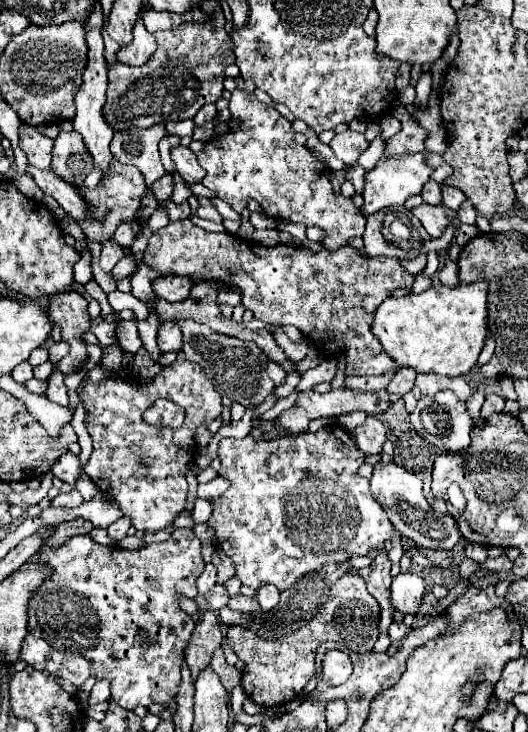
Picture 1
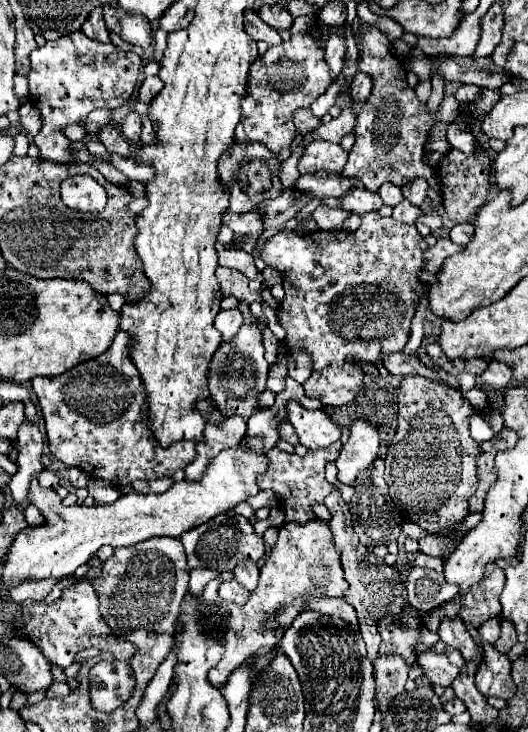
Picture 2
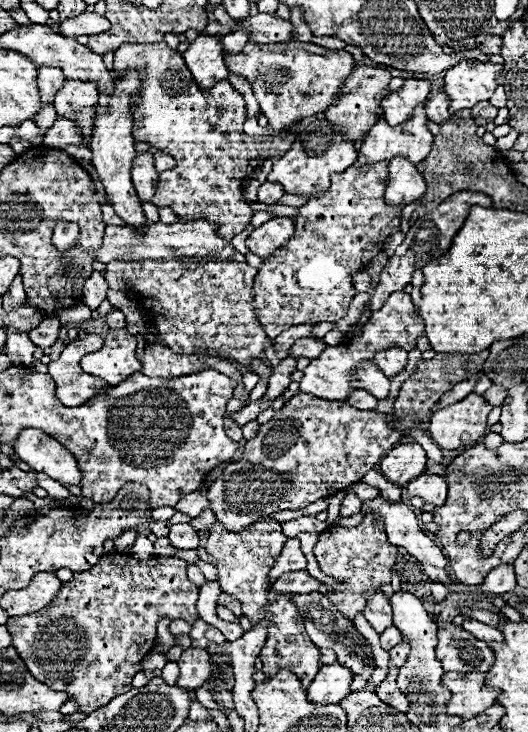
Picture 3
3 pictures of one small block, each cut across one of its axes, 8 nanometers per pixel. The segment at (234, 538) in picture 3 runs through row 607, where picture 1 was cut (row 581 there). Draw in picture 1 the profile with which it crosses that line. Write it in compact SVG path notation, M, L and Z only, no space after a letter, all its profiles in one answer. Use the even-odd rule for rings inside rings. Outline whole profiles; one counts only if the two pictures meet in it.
M326 426L318 432L302 432L276 440L254 440L250 436L242 440L226 438L218 448L218 458L220 474L226 476L232 486L220 498L212 500L212 516L208 526L214 528L216 546L234 562L236 576L244 586L258 590L264 584L274 584L278 590L286 590L298 578L322 568L324 564L338 564L354 554L370 554L376 548L384 550L386 542L392 542L394 538L402 542L408 558L412 558L412 552L420 552L440 568L452 566L452 550L420 548L392 528L384 508L380 508L380 504L372 498L368 480L358 476L358 468L364 462L364 452L356 446L352 434L342 426Z

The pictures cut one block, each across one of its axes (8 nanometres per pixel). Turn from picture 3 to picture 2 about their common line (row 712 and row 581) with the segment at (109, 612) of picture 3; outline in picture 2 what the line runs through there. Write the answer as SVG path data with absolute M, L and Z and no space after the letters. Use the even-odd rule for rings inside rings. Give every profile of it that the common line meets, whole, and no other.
M90 580L66 588L54 604L38 602L32 606L24 606L22 618L26 622L28 638L42 650L48 662L60 668L70 666L74 662L74 656L84 648L98 648L100 652L110 652L118 658L132 658L132 654L136 652L134 644L112 636L108 626L102 622L98 614L98 594L94 592Z

